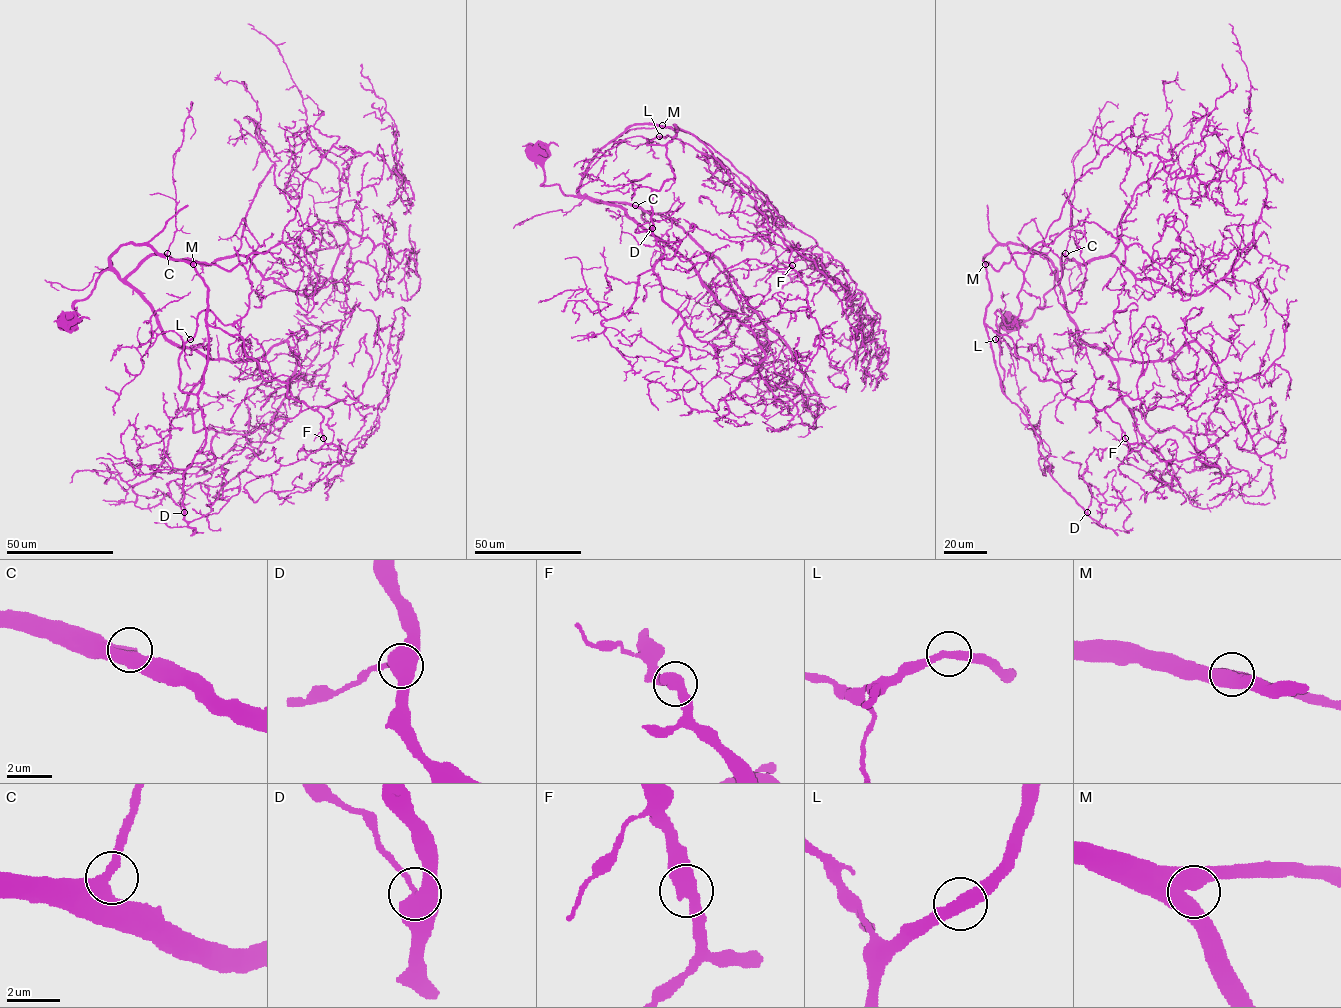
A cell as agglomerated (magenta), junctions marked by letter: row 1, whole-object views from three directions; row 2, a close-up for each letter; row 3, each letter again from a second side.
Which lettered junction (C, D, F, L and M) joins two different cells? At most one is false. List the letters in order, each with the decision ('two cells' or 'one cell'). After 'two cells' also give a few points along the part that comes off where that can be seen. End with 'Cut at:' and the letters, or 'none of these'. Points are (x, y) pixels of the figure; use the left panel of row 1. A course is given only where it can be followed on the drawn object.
C: one cell
D: one cell
F: one cell
L: one cell
M: one cell
Cut at: none of these

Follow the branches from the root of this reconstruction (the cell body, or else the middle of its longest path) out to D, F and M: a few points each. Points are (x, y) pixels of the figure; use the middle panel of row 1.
D: (532, 152), (543, 184), (577, 196), (592, 158), (629, 126), (675, 125), (674, 180), (652, 191), (652, 228)
F: (532, 152), (543, 184), (577, 196), (592, 158), (629, 126), (675, 125), (755, 200), (791, 249), (792, 266)
M: (532, 152), (544, 171), (543, 184), (577, 196), (582, 177), (601, 148), (629, 126), (662, 125)

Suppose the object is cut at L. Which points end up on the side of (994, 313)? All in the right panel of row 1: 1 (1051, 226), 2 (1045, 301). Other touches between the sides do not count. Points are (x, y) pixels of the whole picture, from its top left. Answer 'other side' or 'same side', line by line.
1: other side
2: other side

